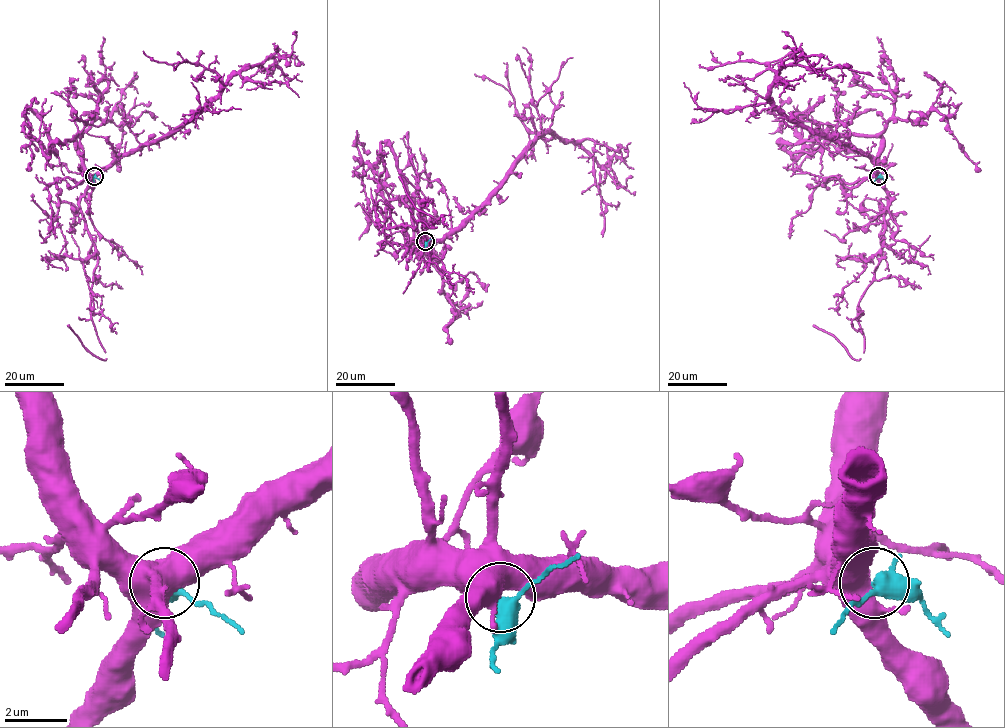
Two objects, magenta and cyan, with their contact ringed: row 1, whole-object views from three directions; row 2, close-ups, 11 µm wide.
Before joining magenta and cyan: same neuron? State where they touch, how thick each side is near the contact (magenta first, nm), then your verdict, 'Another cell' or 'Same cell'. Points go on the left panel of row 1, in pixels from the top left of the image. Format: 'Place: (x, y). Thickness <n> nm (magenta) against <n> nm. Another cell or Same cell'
Place: (94, 176). Thickness 600 nm (magenta) against 400 nm. Another cell

